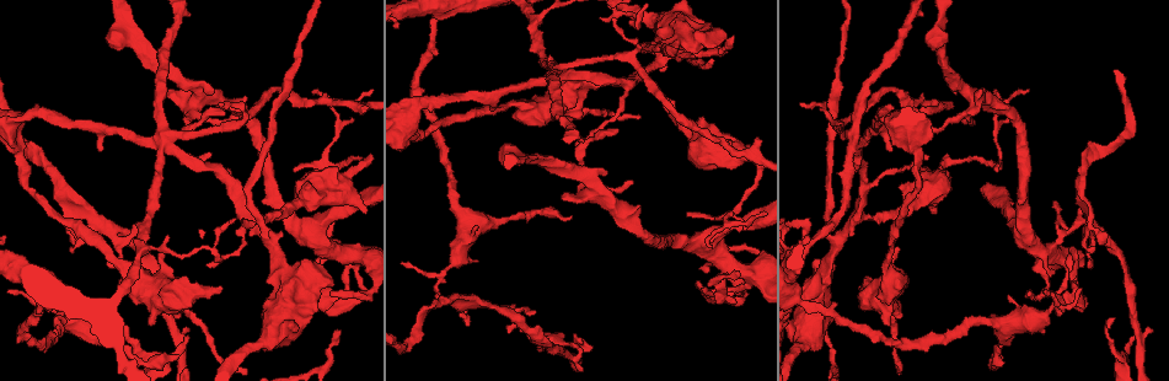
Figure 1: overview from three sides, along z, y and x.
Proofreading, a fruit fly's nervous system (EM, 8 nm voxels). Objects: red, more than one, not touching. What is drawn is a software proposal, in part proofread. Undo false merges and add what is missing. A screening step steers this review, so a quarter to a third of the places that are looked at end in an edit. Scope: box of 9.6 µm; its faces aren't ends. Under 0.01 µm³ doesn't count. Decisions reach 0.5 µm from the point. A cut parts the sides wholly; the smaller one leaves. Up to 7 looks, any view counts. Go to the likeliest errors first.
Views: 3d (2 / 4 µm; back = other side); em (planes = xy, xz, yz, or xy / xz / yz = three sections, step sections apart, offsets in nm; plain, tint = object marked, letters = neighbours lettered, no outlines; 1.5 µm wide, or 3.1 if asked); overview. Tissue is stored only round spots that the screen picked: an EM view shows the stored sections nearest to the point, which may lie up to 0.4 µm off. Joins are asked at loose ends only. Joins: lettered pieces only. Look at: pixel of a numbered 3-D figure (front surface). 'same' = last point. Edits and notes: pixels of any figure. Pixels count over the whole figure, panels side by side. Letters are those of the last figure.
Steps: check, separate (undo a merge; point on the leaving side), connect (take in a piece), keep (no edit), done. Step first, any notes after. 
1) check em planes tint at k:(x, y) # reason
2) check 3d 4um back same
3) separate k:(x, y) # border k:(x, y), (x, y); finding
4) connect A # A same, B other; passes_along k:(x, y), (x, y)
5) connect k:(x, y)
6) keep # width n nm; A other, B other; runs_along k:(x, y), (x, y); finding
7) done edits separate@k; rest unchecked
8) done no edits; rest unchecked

check 3d 4um at 1:(346, 180) # a fork

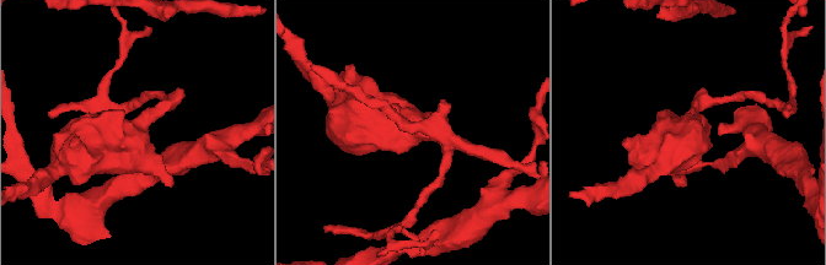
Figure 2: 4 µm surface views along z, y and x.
check em xz step 8 letters at 2:(136, 129) # arms 3; arm_widths 170, 220, 420 nm; shape alone is not enough

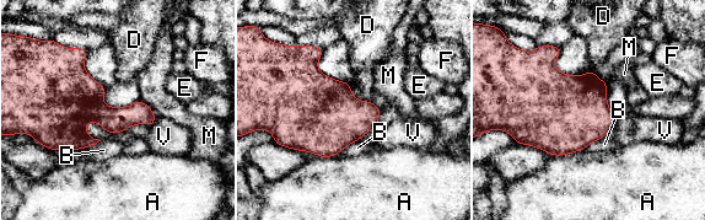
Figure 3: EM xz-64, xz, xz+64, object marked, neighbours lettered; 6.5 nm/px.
keep # width 180 nm; A other, B other, D other, E other, F other, M other, V other; one neuron here

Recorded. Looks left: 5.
check em planes letters at 1:(1088, 264) # thin end

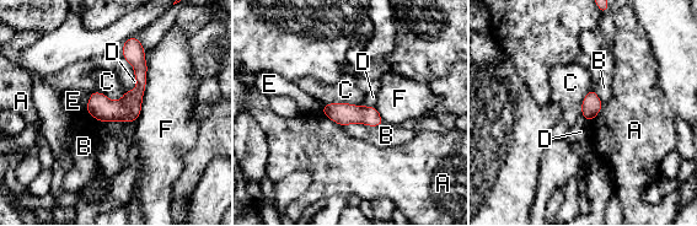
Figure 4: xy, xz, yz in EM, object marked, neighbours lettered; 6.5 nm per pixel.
keep # width 140 nm; A other, B other, C other, D other, E other, F other; runs_along 4:(133, 39), (140, 89), (97, 117); no lettered piece goes on from it

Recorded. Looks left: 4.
check 3d 2um back at 1:(492, 110) # an open end

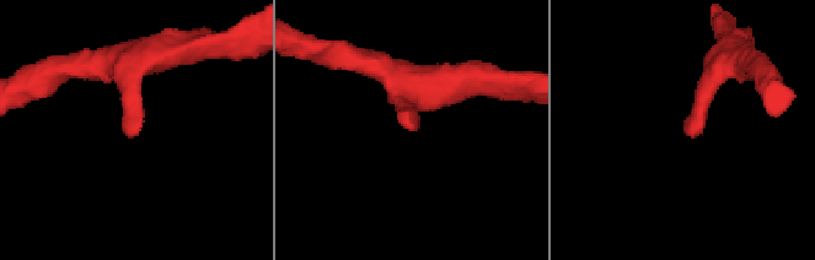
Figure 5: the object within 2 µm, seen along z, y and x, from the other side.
check em xy step 8 tint at 5:(138, 133) # need the tissue

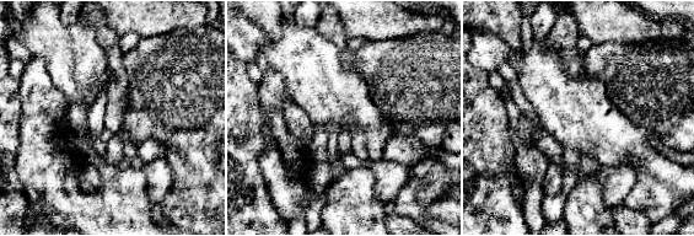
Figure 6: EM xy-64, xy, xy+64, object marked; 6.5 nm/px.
check em planes letters same

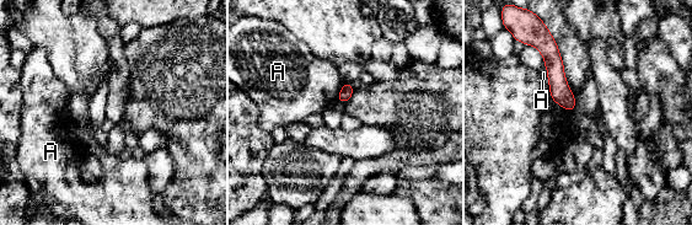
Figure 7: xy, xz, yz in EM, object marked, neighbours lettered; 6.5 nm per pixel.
keep # A other; border 7:(543, 65), (547, 73), (550, 91); no lettered piece goes on from it

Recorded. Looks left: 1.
done no edits; rest unchecked

